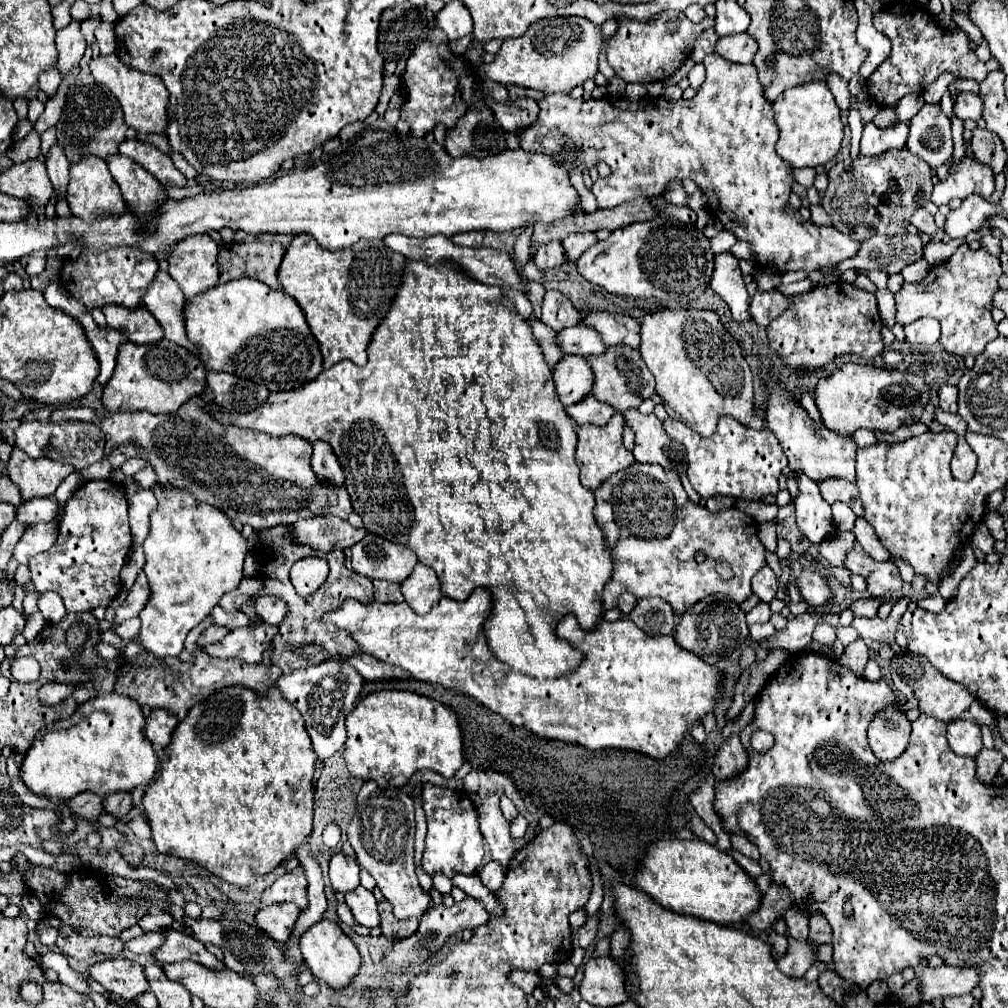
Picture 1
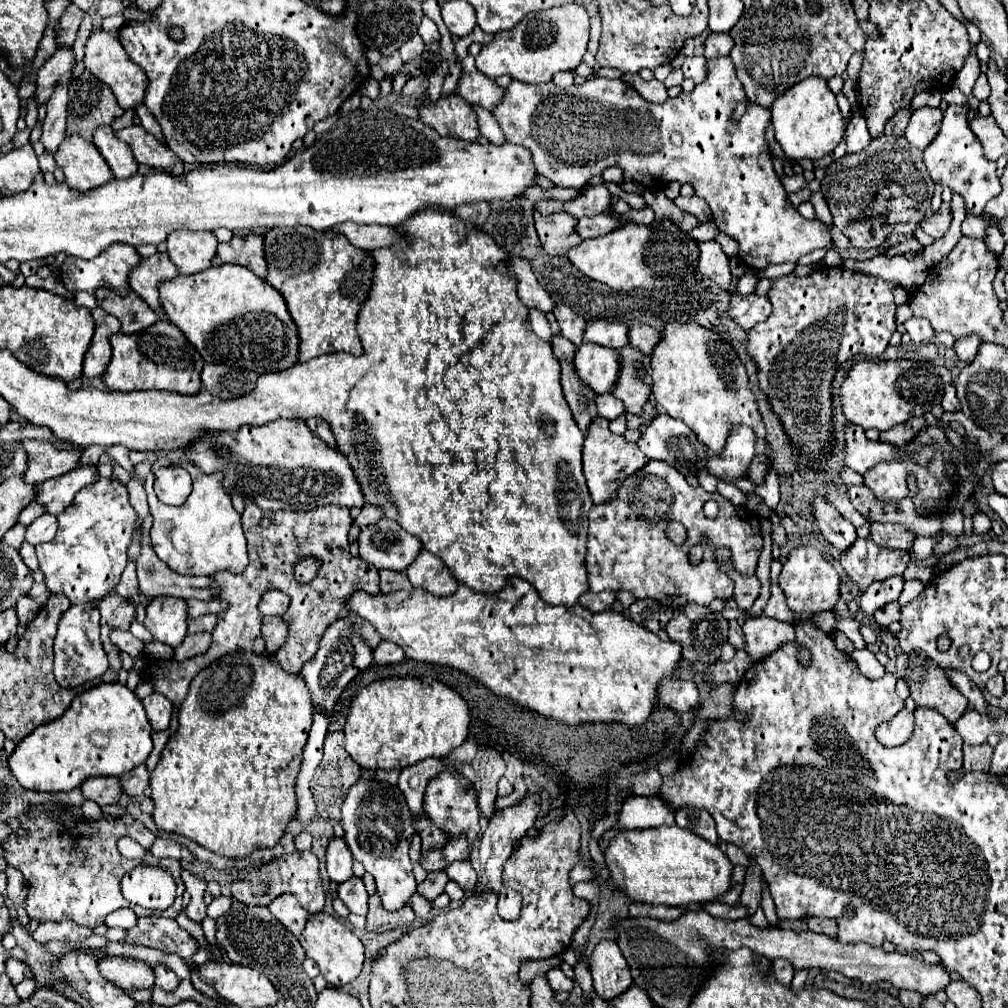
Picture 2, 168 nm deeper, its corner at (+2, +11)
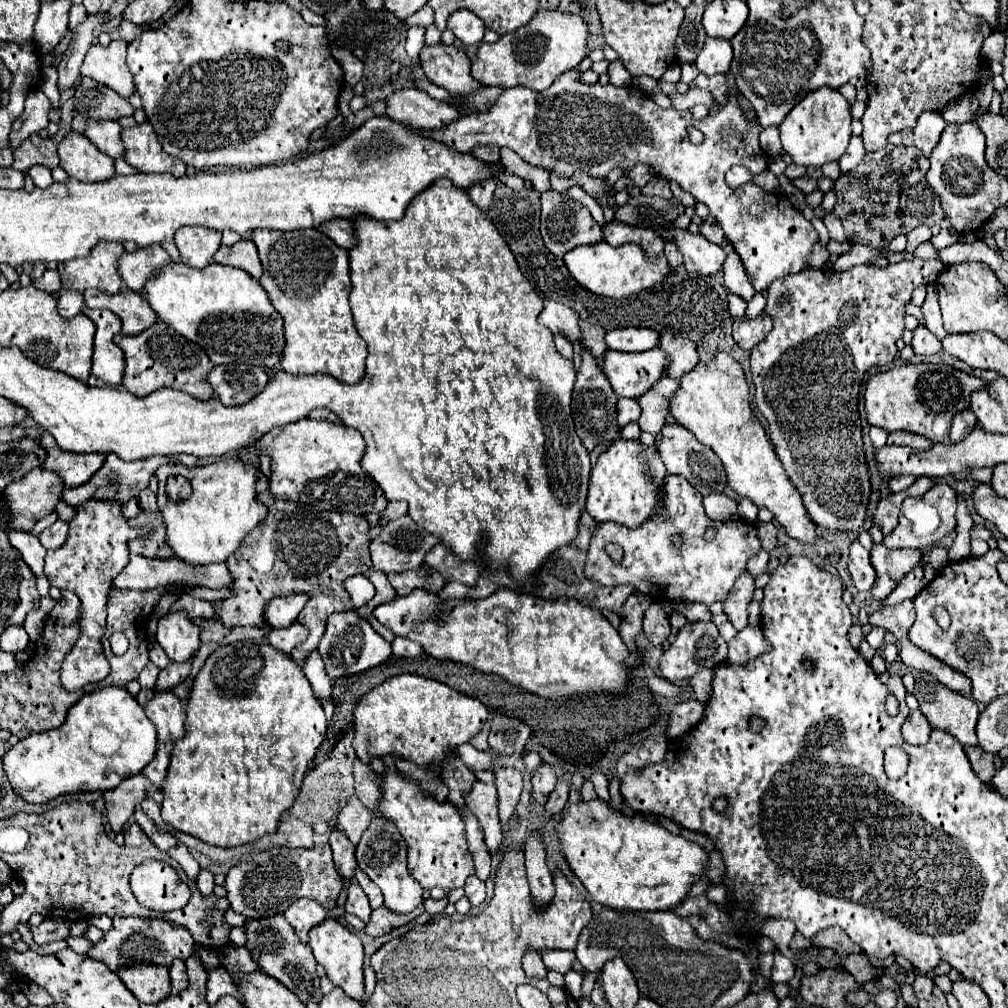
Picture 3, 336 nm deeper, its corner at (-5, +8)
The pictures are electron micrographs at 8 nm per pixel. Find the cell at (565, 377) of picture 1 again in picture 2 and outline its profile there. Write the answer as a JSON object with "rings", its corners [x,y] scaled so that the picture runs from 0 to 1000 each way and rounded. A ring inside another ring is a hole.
{"rings":[[[577,340],[569,352],[571,372],[589,390],[603,390],[613,372],[613,350],[589,340]]]}

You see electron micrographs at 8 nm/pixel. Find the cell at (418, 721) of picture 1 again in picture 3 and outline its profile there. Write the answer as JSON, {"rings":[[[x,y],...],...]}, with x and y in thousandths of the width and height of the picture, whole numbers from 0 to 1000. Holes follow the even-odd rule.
{"rings":[[[396,669],[362,688],[352,702],[350,742],[356,754],[366,756],[370,750],[392,748],[414,758],[430,758],[441,752],[441,746],[465,736],[485,712],[485,704],[475,692],[457,688],[438,677]]]}

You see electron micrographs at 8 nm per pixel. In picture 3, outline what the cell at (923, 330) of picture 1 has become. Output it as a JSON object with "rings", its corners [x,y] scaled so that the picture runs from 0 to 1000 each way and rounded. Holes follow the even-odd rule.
{"rings":[[[912,323],[908,327],[906,337],[904,337],[904,345],[912,353],[924,353],[924,351],[930,351],[934,347],[934,337],[928,331],[924,331],[918,323]]]}

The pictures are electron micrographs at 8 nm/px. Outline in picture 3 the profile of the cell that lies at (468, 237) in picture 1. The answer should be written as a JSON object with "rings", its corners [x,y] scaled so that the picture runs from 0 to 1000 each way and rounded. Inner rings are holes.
{"rings":[[[479,179],[479,183],[471,183],[471,187],[465,187],[463,190],[477,208],[483,208],[489,198],[491,187],[493,187],[493,179]]]}

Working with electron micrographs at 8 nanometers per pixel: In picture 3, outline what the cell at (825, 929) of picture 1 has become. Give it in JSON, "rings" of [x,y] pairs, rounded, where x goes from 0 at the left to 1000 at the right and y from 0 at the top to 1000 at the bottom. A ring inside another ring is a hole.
{"rings":[[[826,919],[826,921],[820,921],[820,923],[813,925],[813,927],[807,931],[807,937],[809,937],[809,938],[826,940],[830,948],[840,948],[840,946],[850,946],[850,944],[854,944],[854,940],[852,940],[832,919]]]}

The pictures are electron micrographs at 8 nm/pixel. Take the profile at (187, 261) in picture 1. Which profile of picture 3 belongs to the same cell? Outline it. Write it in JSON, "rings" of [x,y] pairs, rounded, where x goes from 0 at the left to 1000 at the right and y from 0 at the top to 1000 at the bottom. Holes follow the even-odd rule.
{"rings":[[[182,224],[174,230],[174,242],[180,258],[189,266],[203,266],[219,244],[219,230],[197,224]]]}

